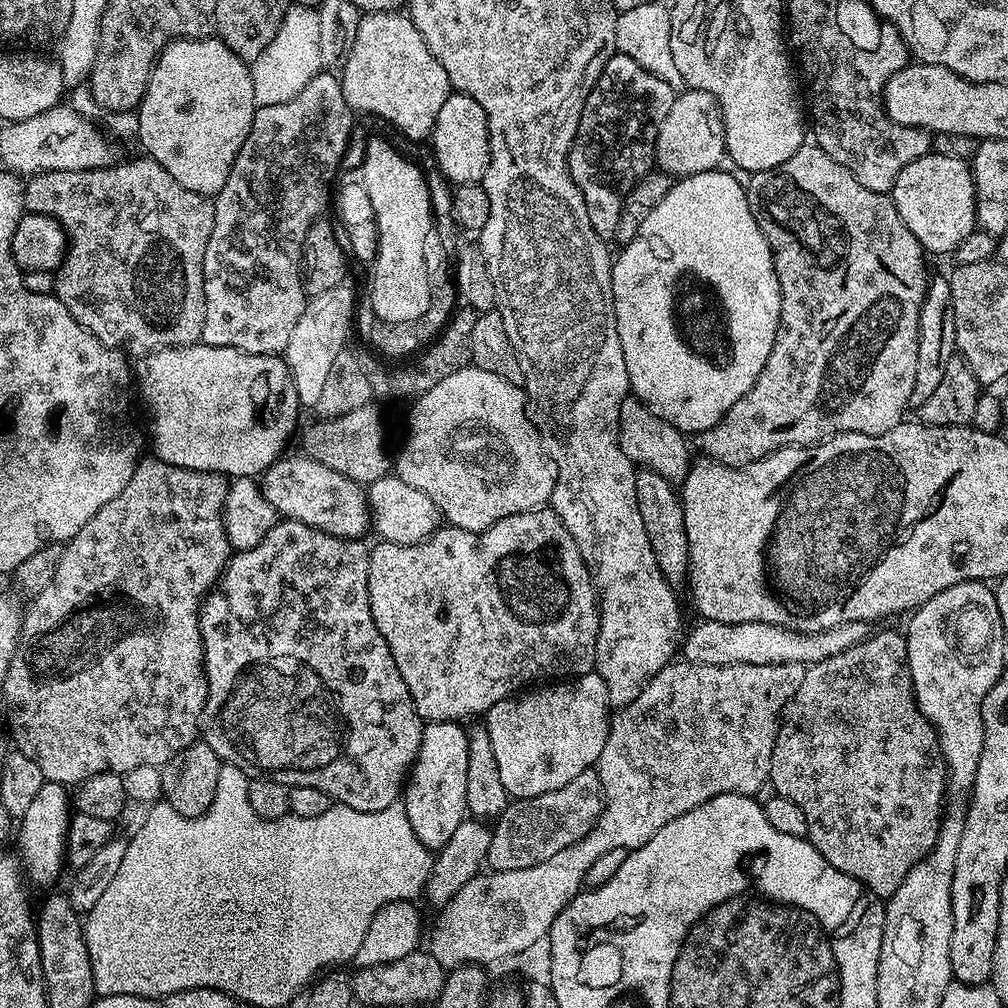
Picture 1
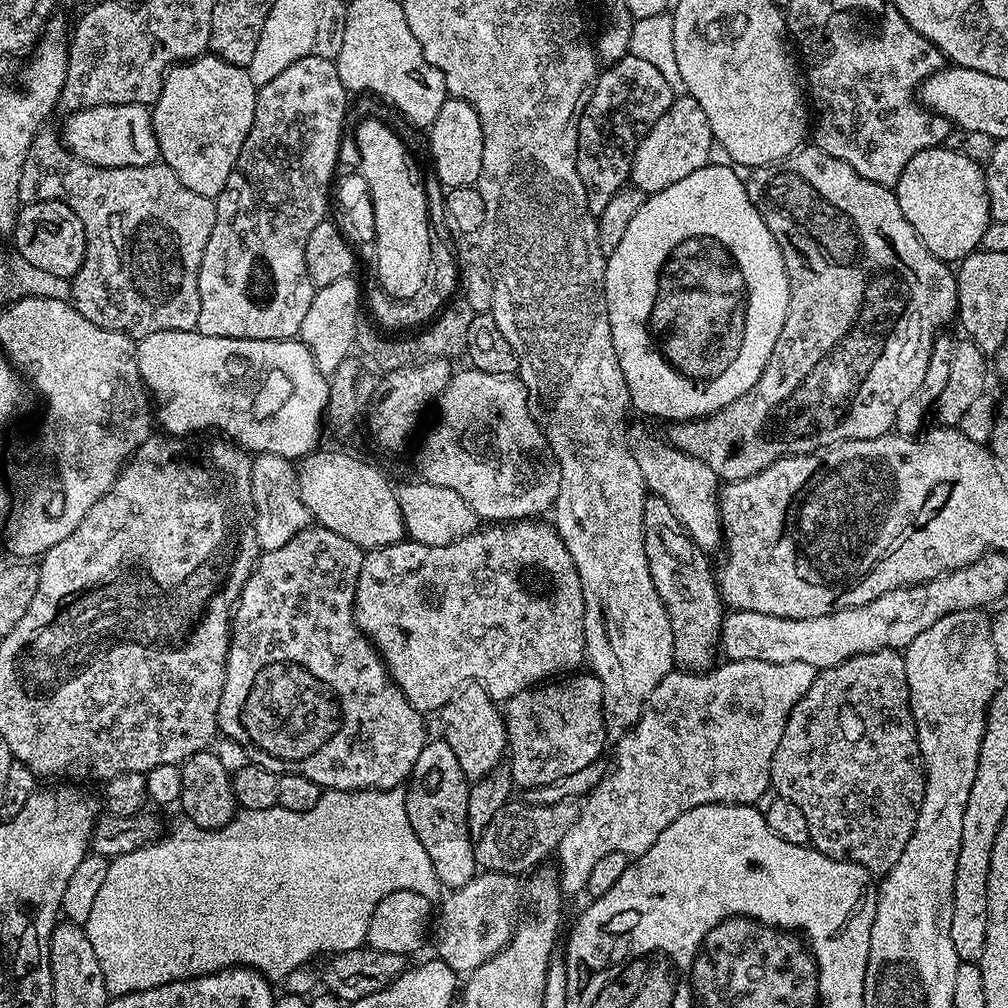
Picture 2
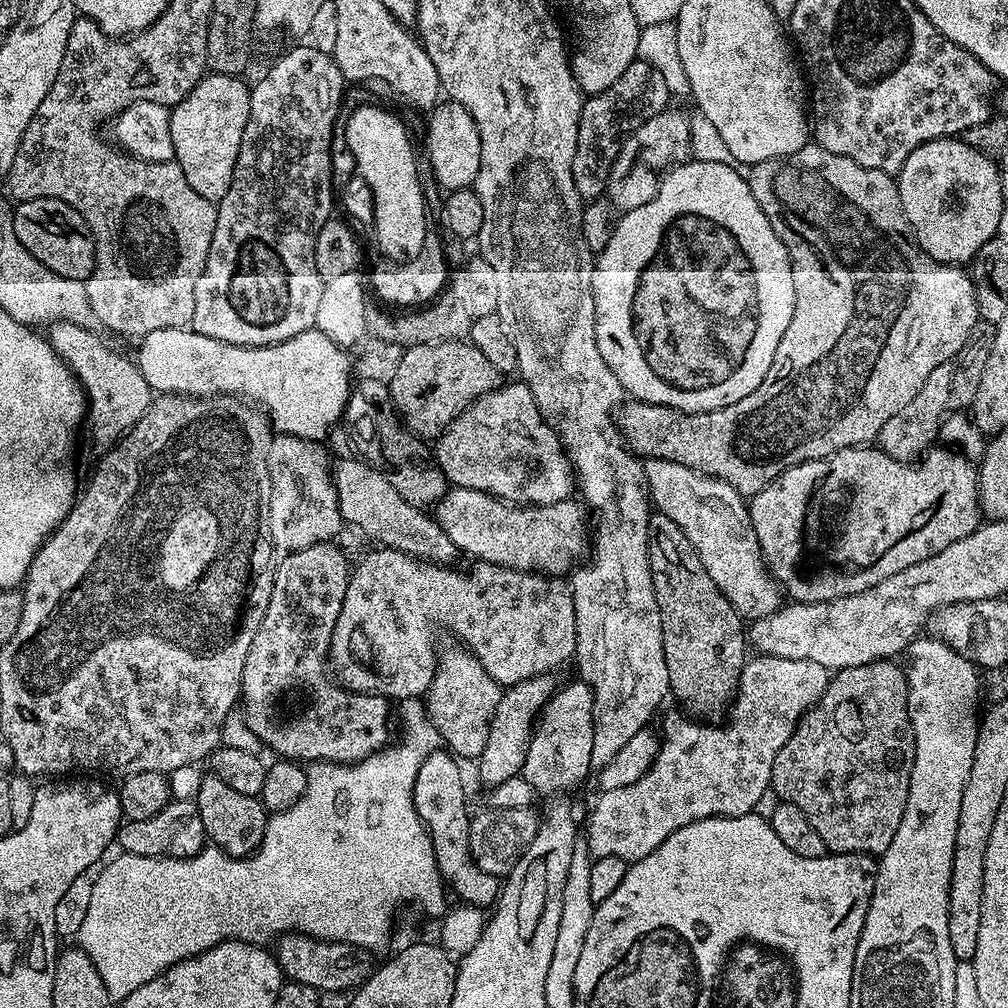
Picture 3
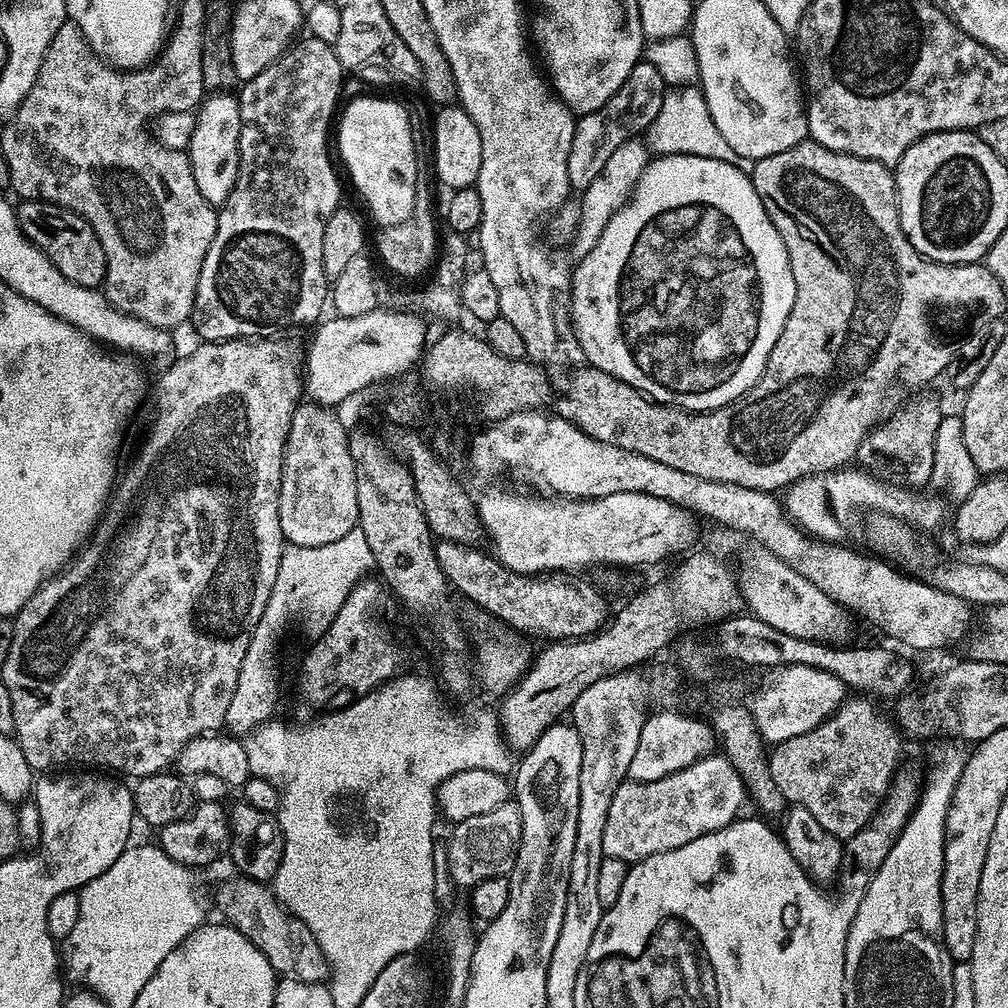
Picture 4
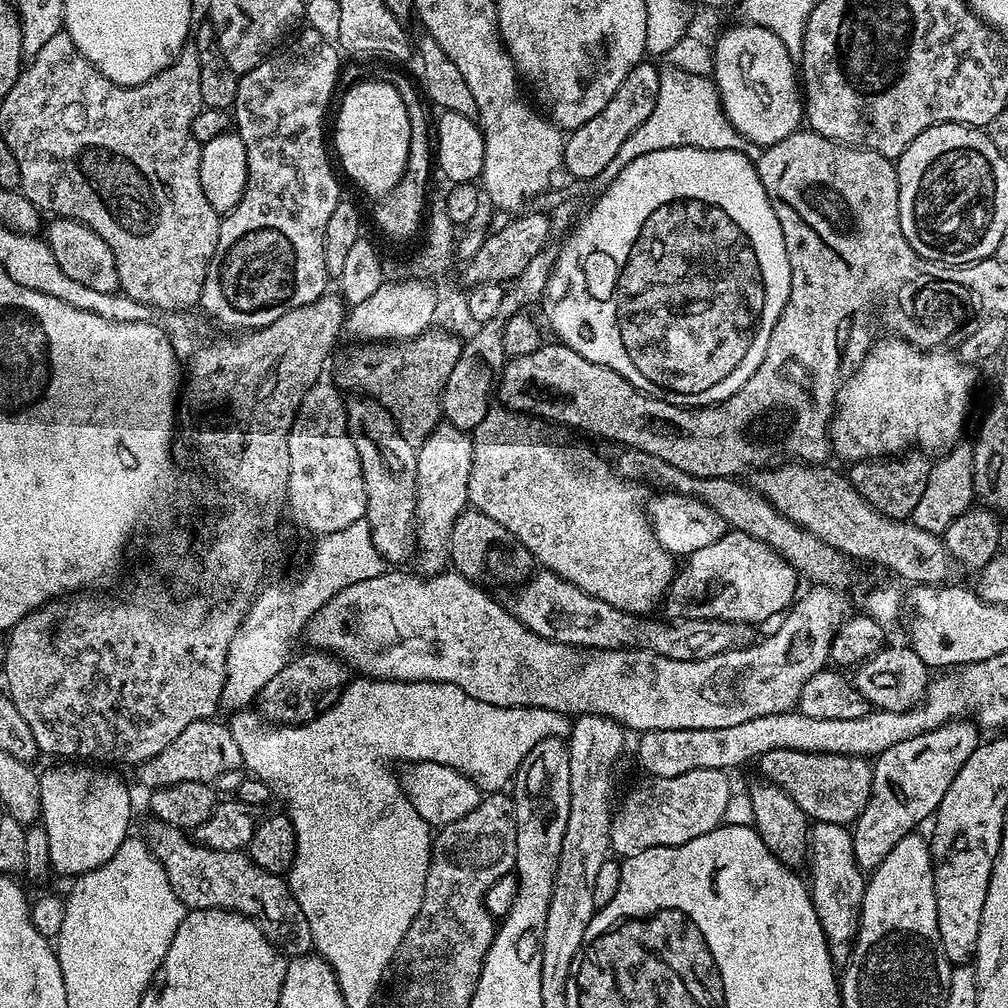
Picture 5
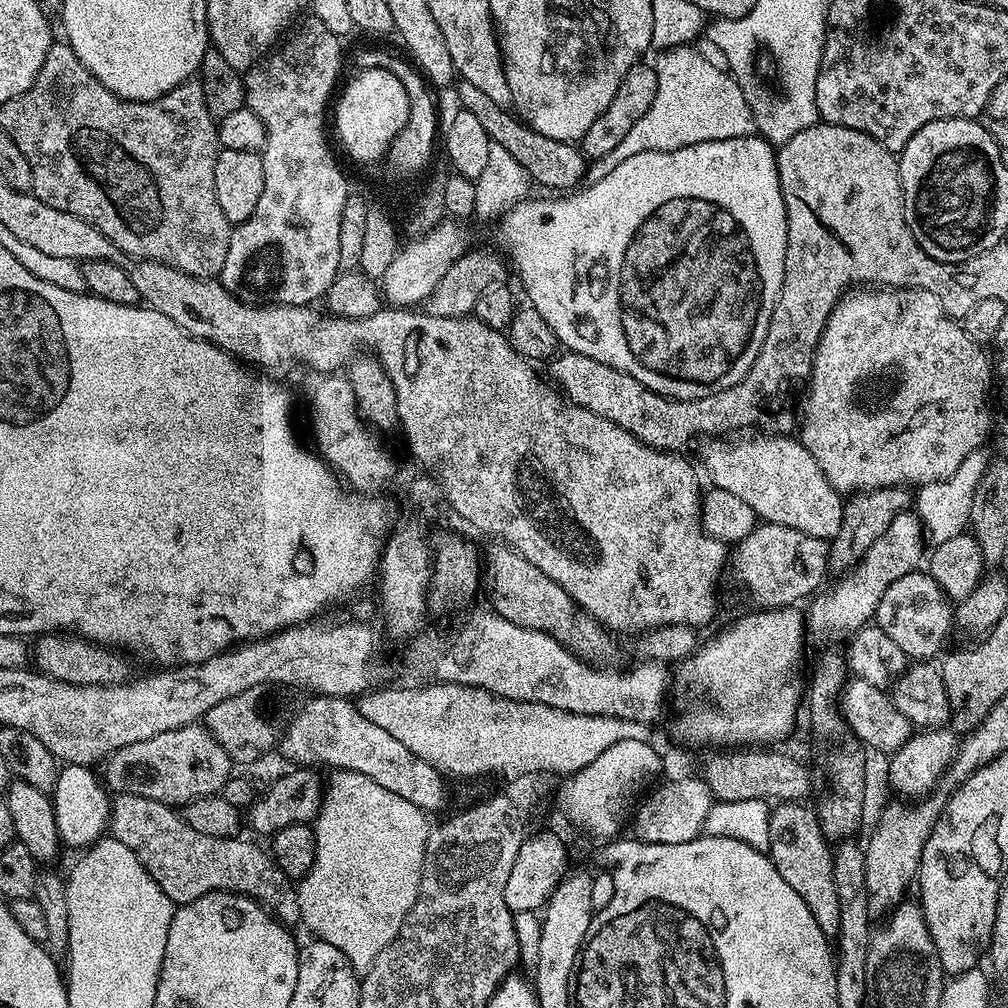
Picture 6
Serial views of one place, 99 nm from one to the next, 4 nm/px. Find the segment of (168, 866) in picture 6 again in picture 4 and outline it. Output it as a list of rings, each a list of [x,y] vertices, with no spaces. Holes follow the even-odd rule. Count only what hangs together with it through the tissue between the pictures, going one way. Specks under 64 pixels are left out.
[[[247,878],[228,880],[216,892],[216,904],[225,921],[238,929],[270,962],[270,966],[281,977],[292,976],[302,982],[315,984],[327,981],[330,965],[322,946],[314,938],[310,926],[289,912],[267,883]]]

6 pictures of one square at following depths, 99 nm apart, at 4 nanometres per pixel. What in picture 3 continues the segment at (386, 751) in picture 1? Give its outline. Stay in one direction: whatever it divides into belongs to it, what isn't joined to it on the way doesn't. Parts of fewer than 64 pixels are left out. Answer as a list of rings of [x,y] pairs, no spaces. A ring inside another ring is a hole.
[[[332,542],[306,546],[306,550],[287,553],[284,561],[281,559],[277,563],[270,606],[266,606],[262,626],[258,626],[258,634],[254,634],[254,642],[250,642],[250,654],[246,654],[240,683],[243,718],[265,749],[273,748],[277,757],[286,760],[355,764],[389,743],[389,701],[366,692],[350,692],[328,673],[330,638],[334,634],[334,622],[338,622],[338,610],[342,610],[342,598],[346,598],[353,569],[350,560],[348,564],[347,554],[339,552],[336,546]]]

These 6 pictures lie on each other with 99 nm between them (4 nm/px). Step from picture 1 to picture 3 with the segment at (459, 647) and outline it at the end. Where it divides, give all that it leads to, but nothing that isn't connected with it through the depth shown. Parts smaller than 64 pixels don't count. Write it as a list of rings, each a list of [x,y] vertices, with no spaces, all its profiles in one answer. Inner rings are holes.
[[[383,546],[373,547],[373,552],[368,552],[360,561],[355,561],[354,567],[352,569],[352,576],[348,580],[348,589],[346,590],[346,598],[342,598],[342,610],[338,610],[338,622],[334,622],[334,634],[330,638],[330,646],[328,647],[328,662],[331,671],[334,673],[334,679],[337,684],[341,684],[342,687],[348,689],[350,692],[366,692],[374,696],[383,696],[392,702],[399,702],[402,700],[410,700],[413,698],[420,698],[427,693],[428,688],[432,684],[432,679],[436,673],[436,658],[438,655],[438,643],[436,644],[436,624],[440,628],[449,628],[454,635],[457,636],[457,641],[462,642],[463,647],[467,648],[469,652],[474,653],[478,658],[478,662],[482,662],[482,666],[486,666],[486,674],[490,674],[490,678],[494,678],[494,682],[498,682],[501,686],[511,686],[522,682],[526,678],[531,676],[542,676],[545,674],[555,673],[556,667],[559,664],[564,664],[567,660],[571,661],[576,655],[576,615],[574,614],[574,598],[572,597],[572,589],[570,587],[569,581],[567,579],[561,578],[559,576],[550,576],[547,574],[541,574],[538,572],[530,571],[523,572],[522,570],[514,570],[513,568],[503,568],[497,564],[486,564],[483,562],[473,563],[473,568],[469,572],[459,572],[459,567],[449,566],[446,564],[429,564],[426,560],[418,560],[415,556],[408,556],[405,552],[399,552],[393,548],[385,548]]]

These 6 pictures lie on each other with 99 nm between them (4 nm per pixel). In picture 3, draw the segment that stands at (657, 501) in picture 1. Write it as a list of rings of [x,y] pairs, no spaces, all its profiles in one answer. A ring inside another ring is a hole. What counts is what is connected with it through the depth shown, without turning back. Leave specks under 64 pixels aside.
[[[653,511],[648,517],[648,561],[650,562],[650,574],[652,575],[652,585],[654,586],[654,598],[658,602],[658,610],[662,618],[662,650],[666,658],[666,670],[668,671],[668,687],[673,697],[677,696],[684,705],[682,705],[685,713],[691,714],[696,718],[716,718],[716,716],[725,711],[731,705],[736,688],[740,685],[740,675],[746,663],[746,655],[744,656],[744,648],[746,649],[746,624],[742,619],[736,607],[722,594],[722,590],[718,590],[718,586],[714,586],[714,578],[710,578],[710,574],[706,574],[706,566],[702,566],[702,558],[698,558],[698,554],[694,550],[694,546],[690,542],[690,538],[686,538],[686,534],[682,534],[682,530],[678,530],[678,522],[670,522],[670,518],[666,518],[661,512]]]

